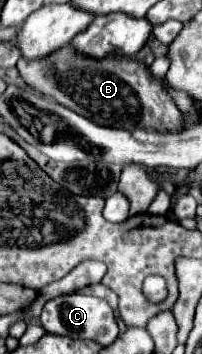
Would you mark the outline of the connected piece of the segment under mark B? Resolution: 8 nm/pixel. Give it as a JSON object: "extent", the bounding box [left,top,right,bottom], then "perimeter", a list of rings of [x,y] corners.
{"extent":[17,48,186,133],"perimeter":[[[61,48],[59,52],[53,52],[51,56],[47,56],[47,60],[19,60],[17,62],[17,70],[21,74],[21,78],[35,88],[37,92],[51,96],[51,100],[55,100],[57,104],[63,104],[65,108],[71,108],[73,112],[89,118],[91,122],[99,124],[99,126],[111,126],[111,128],[142,128],[147,130],[156,130],[160,133],[177,132],[186,128],[183,121],[183,114],[175,104],[171,104],[171,100],[167,100],[167,94],[163,92],[163,88],[159,88],[159,84],[151,82],[151,76],[147,76],[147,66],[143,66],[137,60],[87,60],[85,56],[71,56],[71,48]]]}

